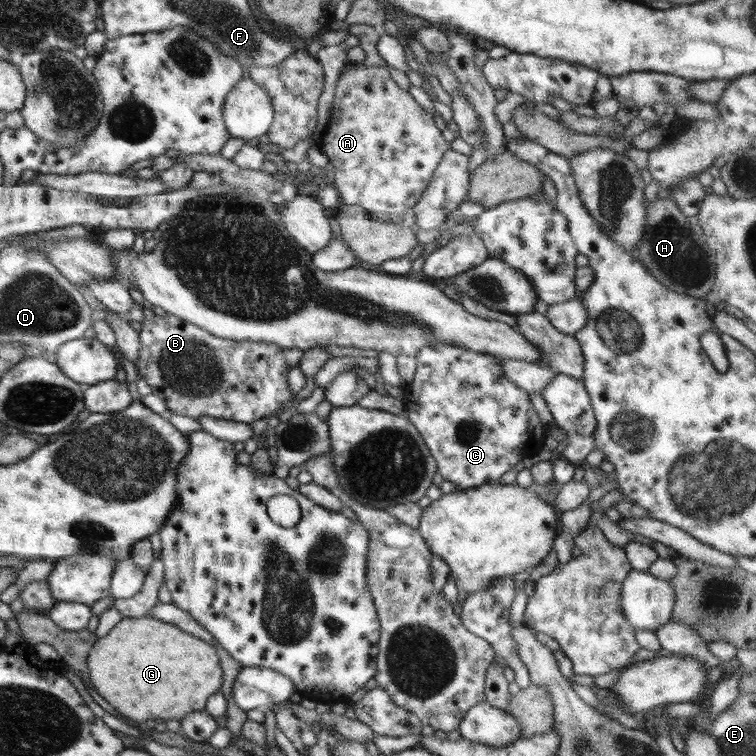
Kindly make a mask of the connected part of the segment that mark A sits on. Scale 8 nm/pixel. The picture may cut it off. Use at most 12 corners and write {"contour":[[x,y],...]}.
{"contour":[[346,65],[319,144],[344,205],[402,222],[451,149],[386,67]]}

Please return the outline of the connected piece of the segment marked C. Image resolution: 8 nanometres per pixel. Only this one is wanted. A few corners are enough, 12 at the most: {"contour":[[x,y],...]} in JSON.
{"contour":[[415,356],[403,408],[462,491],[539,453],[548,426],[504,358]]}

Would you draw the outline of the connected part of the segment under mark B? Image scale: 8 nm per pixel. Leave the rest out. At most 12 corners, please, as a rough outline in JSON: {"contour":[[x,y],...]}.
{"contour":[[142,304],[135,368],[167,412],[298,404],[281,346]]}

